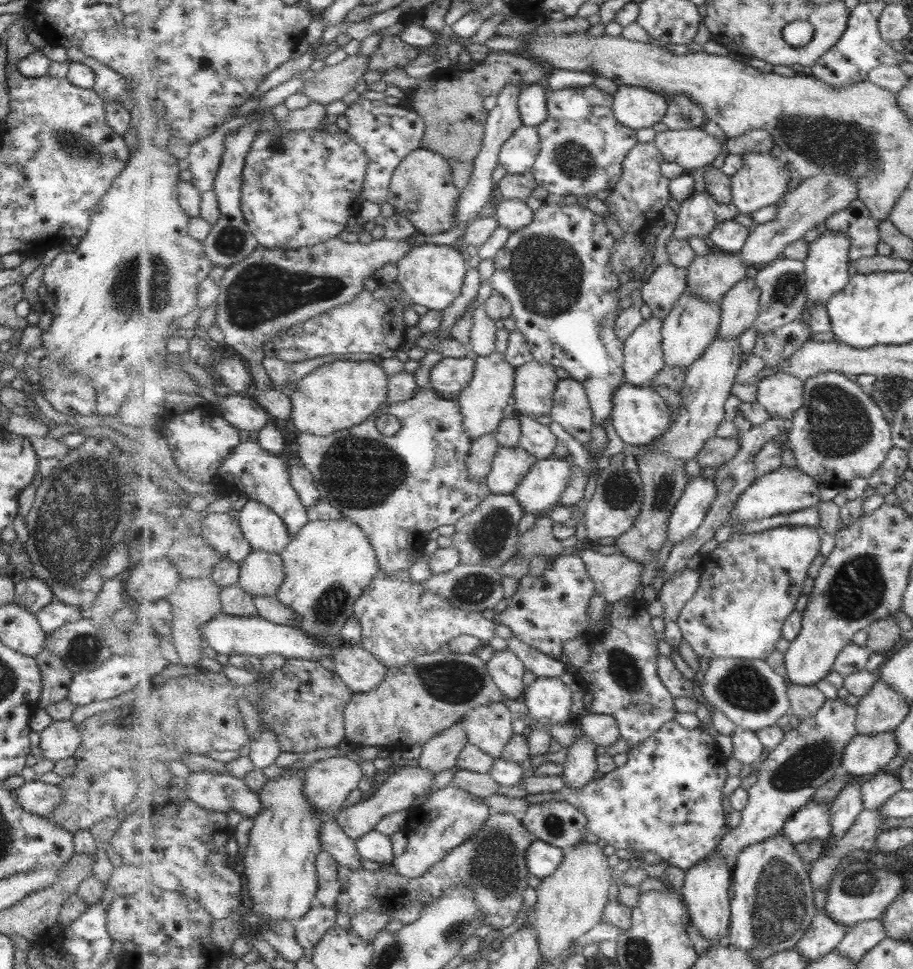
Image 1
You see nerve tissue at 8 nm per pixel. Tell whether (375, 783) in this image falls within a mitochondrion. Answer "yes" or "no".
no

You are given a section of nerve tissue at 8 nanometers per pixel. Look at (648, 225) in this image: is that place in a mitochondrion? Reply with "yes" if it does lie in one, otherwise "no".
no

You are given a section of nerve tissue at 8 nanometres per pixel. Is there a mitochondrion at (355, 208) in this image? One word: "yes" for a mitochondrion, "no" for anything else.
no

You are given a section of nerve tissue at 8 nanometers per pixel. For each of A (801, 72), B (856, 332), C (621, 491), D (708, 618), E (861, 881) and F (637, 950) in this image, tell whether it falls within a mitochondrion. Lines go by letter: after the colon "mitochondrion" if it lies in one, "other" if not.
A: other
B: other
C: mitochondrion
D: other
E: mitochondrion
F: mitochondrion

